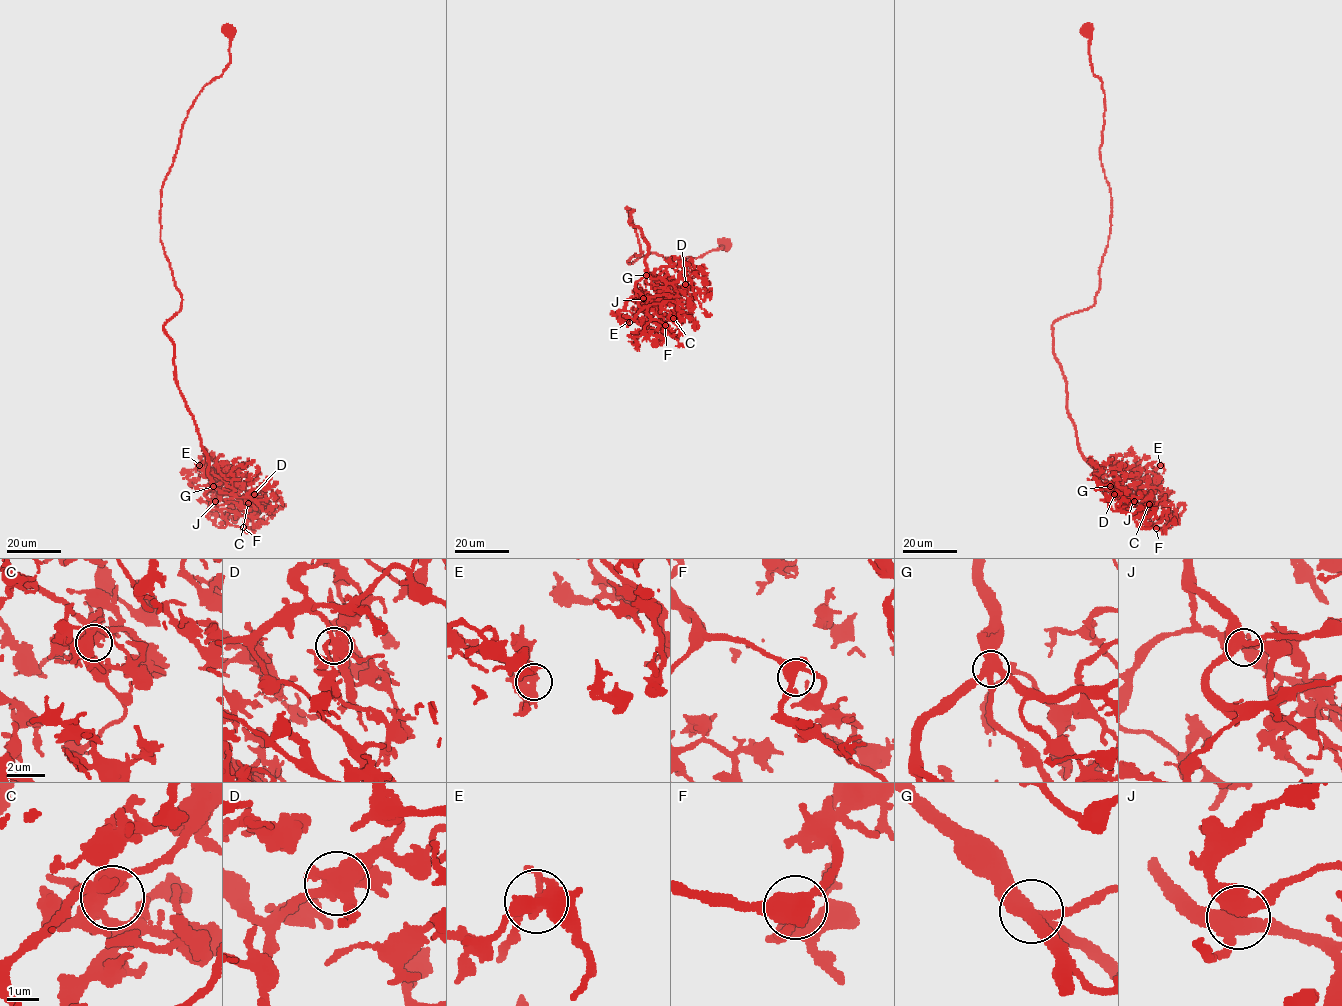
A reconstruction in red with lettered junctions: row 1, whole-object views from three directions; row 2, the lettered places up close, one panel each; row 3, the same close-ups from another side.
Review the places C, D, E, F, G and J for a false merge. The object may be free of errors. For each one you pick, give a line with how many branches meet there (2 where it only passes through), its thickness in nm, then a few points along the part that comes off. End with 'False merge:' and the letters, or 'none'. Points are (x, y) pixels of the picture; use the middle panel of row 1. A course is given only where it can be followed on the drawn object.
False merge: none

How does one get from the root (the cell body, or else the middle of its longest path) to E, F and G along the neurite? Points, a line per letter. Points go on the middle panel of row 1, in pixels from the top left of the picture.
E: (725, 244), (628, 263), (642, 252), (625, 208), (648, 249), (618, 314), (629, 322)
F: (725, 244), (628, 263), (642, 252), (625, 208), (648, 249), (638, 304), (665, 325)
G: (725, 244), (698, 257), (653, 252), (628, 263), (642, 252), (625, 208), (648, 245), (646, 275)

